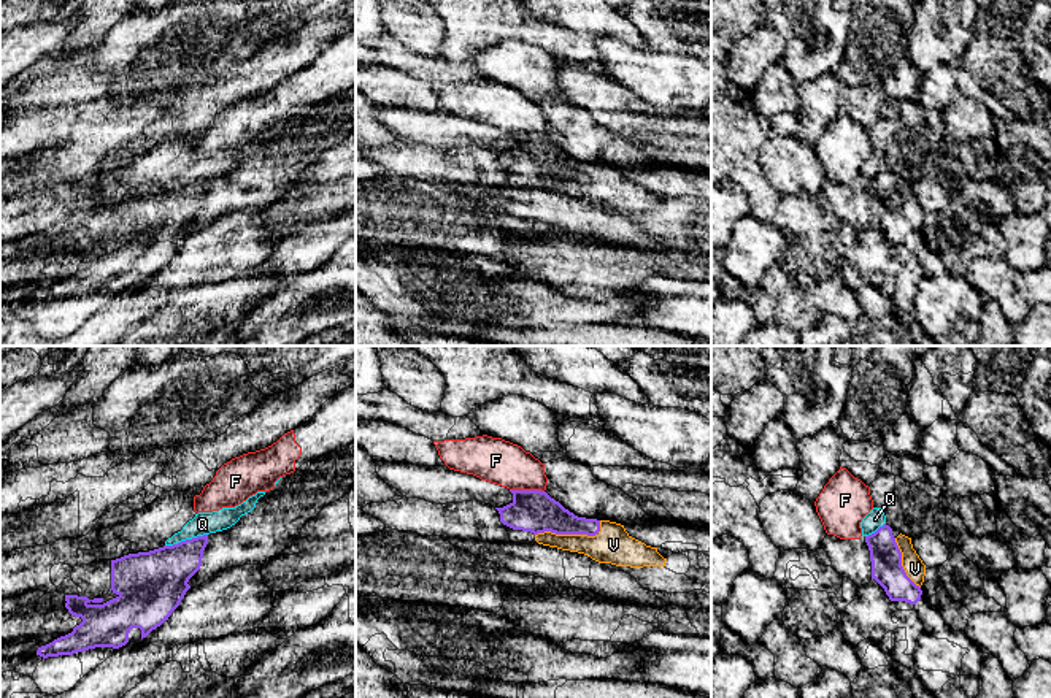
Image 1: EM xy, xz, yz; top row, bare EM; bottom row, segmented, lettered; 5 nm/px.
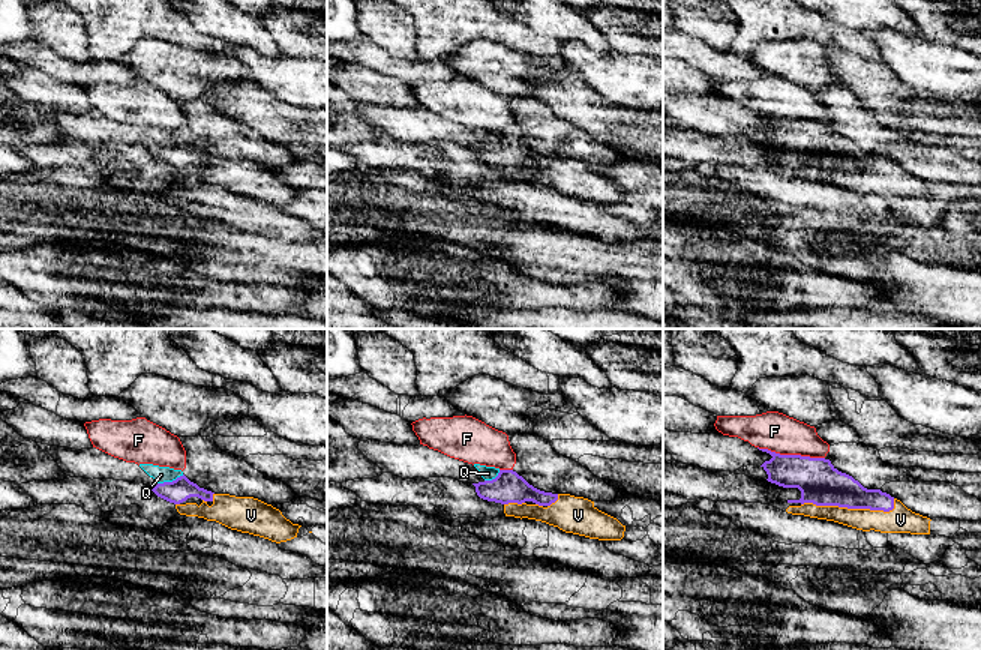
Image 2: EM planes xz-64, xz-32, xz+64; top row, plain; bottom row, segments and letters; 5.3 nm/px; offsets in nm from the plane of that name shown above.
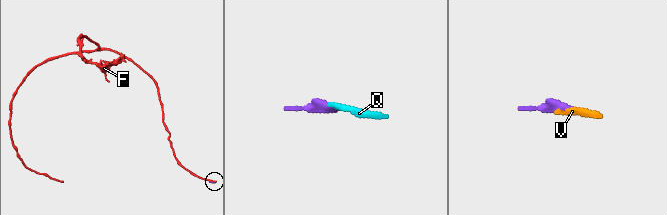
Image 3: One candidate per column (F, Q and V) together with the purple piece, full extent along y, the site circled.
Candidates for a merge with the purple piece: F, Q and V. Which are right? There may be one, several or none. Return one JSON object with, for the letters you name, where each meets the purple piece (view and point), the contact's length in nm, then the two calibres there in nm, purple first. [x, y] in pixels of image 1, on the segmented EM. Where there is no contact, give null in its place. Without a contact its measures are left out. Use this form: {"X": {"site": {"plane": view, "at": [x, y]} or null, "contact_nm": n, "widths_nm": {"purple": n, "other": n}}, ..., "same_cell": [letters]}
{"V": {"site": {"plane": "xz", "at": [572, 533]}, "contact_nm": 340, "widths_nm": {"purple": 220, "other": 190}}, "same_cell": ["V"]}

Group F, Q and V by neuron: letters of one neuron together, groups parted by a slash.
F / Q / V

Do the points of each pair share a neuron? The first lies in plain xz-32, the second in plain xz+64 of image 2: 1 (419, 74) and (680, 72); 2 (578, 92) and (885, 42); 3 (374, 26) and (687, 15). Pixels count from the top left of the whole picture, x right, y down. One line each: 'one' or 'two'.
1: two
2: two
3: one

